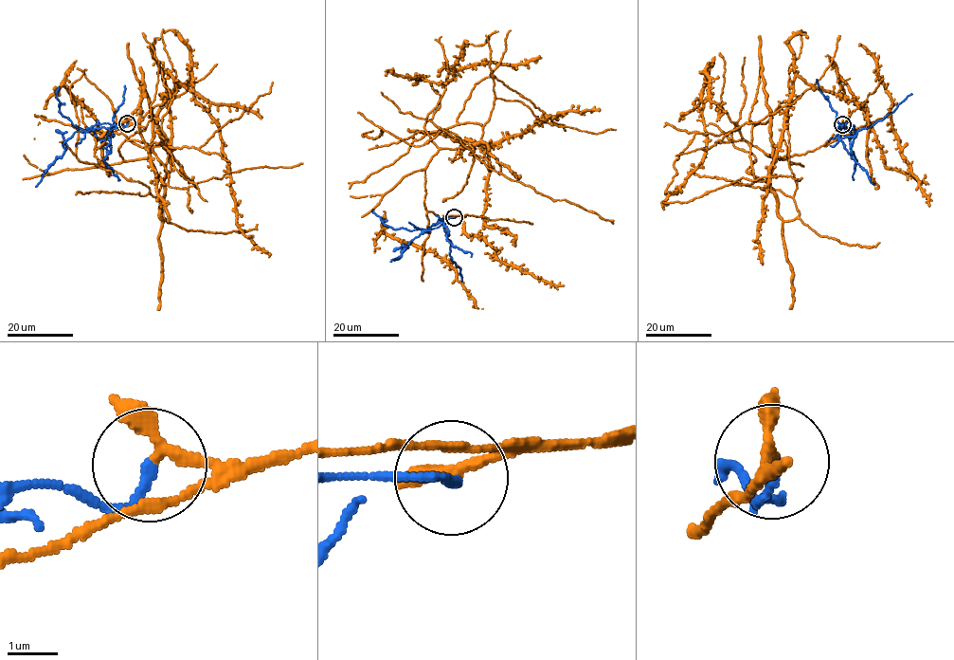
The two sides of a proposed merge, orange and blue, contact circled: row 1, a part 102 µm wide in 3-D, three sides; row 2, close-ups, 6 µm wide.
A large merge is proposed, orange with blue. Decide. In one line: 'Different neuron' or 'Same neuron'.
Different neuron

